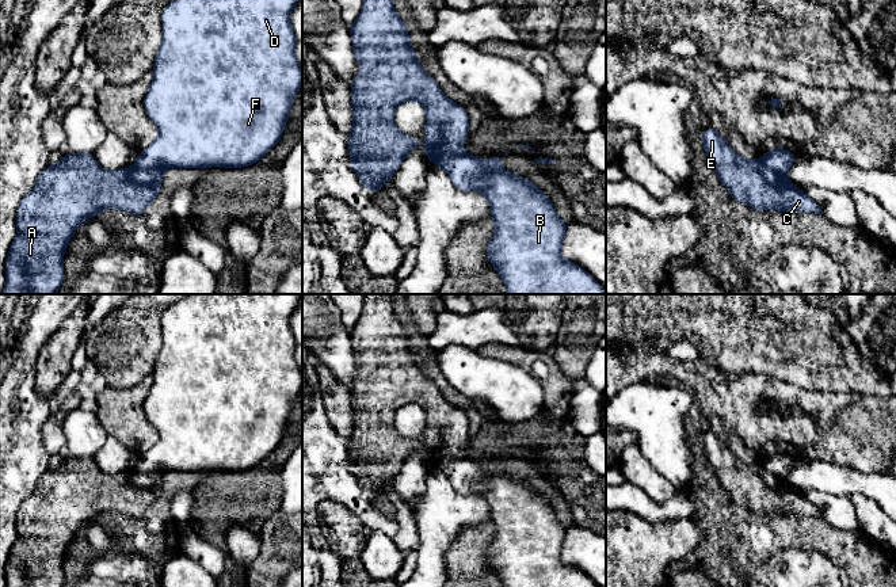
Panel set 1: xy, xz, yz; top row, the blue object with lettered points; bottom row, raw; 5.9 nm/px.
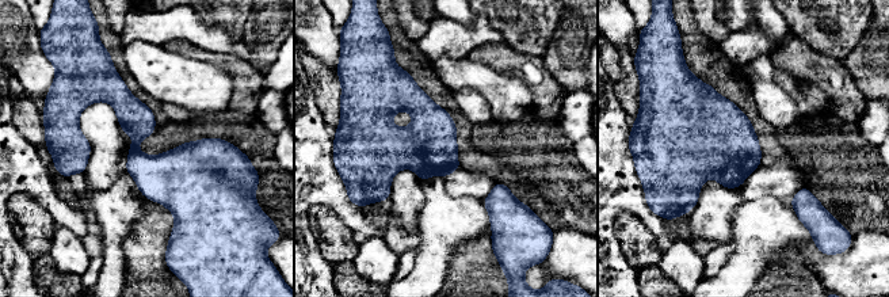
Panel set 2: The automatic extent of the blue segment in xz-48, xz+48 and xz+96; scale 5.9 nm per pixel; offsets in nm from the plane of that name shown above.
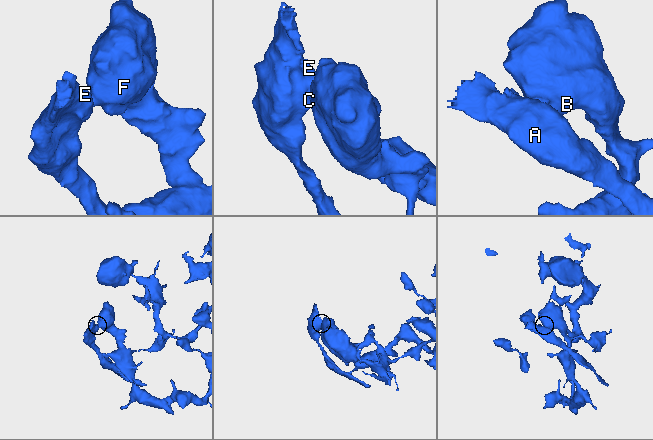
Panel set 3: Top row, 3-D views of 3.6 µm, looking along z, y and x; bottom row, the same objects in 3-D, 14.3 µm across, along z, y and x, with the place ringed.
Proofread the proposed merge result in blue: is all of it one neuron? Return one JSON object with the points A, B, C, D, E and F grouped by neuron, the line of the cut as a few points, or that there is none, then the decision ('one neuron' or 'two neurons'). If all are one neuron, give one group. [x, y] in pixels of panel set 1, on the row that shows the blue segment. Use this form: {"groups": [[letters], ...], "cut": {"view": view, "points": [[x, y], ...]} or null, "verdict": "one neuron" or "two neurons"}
{"groups": [["A", "C", "E"], ["B", "D", "F"]], "cut": {"view": "xz", "points": [[465, 152], [445, 153], [435, 166]]}, "verdict": "two neurons"}

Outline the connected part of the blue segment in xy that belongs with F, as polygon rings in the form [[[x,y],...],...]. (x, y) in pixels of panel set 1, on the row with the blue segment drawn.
[[[172,0],[163,11],[163,39],[155,57],[152,83],[144,98],[148,117],[159,127],[159,137],[138,152],[134,167],[240,168],[258,163],[278,145],[293,100],[302,85],[297,61],[297,38],[291,11],[298,0]]]

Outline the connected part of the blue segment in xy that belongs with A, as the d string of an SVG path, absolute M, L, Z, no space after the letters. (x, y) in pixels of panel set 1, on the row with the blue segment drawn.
M68 153L58 164L47 165L16 209L18 236L8 249L1 294L56 294L64 281L64 252L76 229L104 209L141 216L160 194L161 180L160 169L140 169L134 165L104 169L94 153Z

